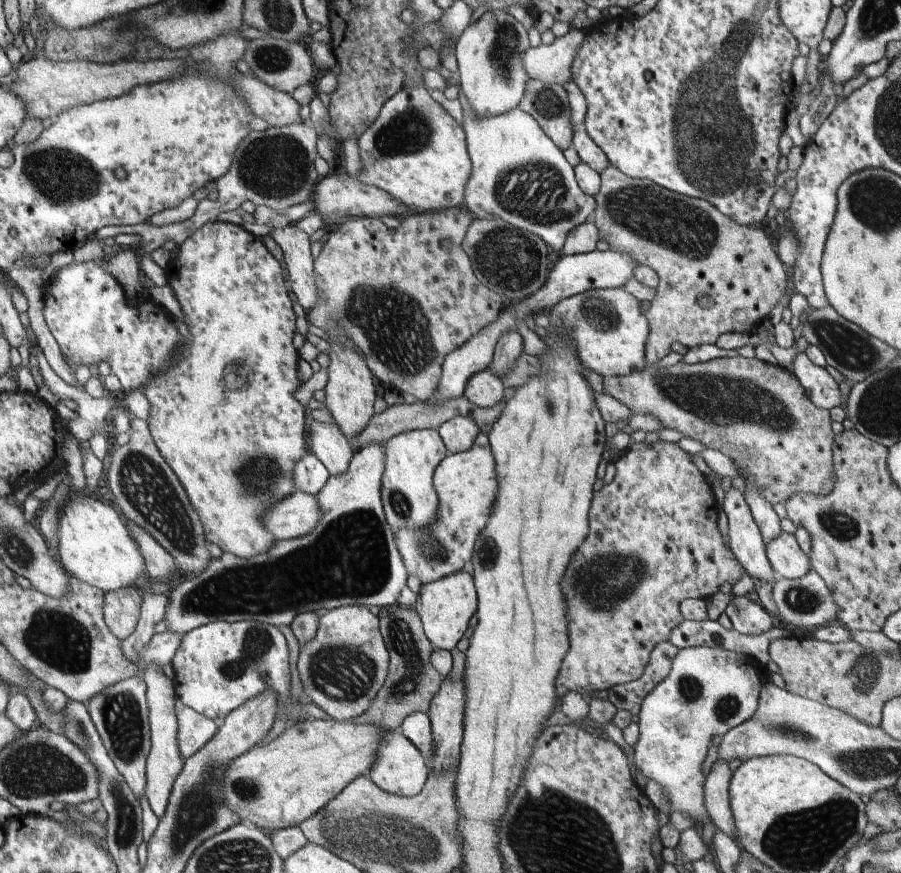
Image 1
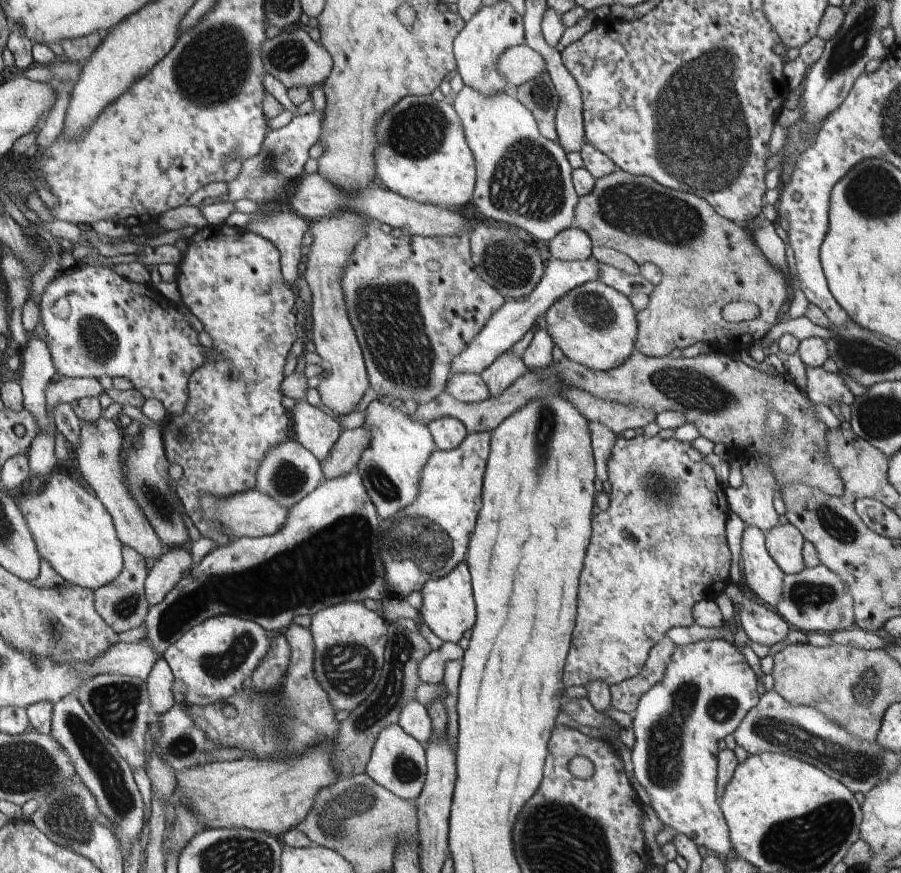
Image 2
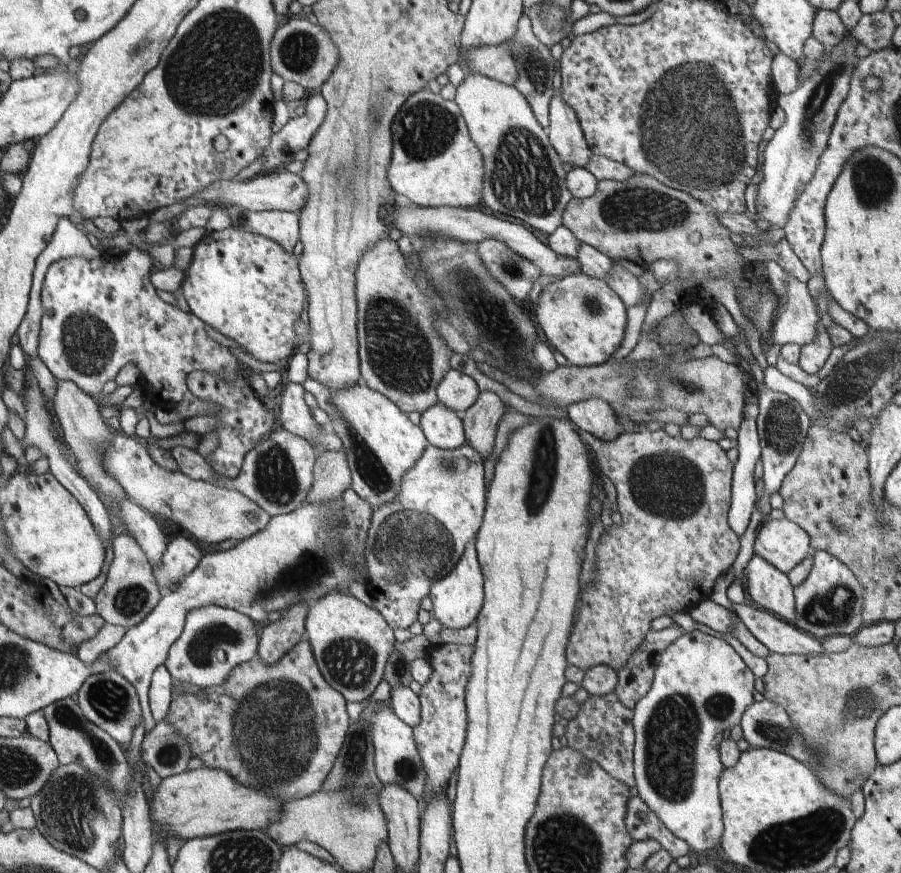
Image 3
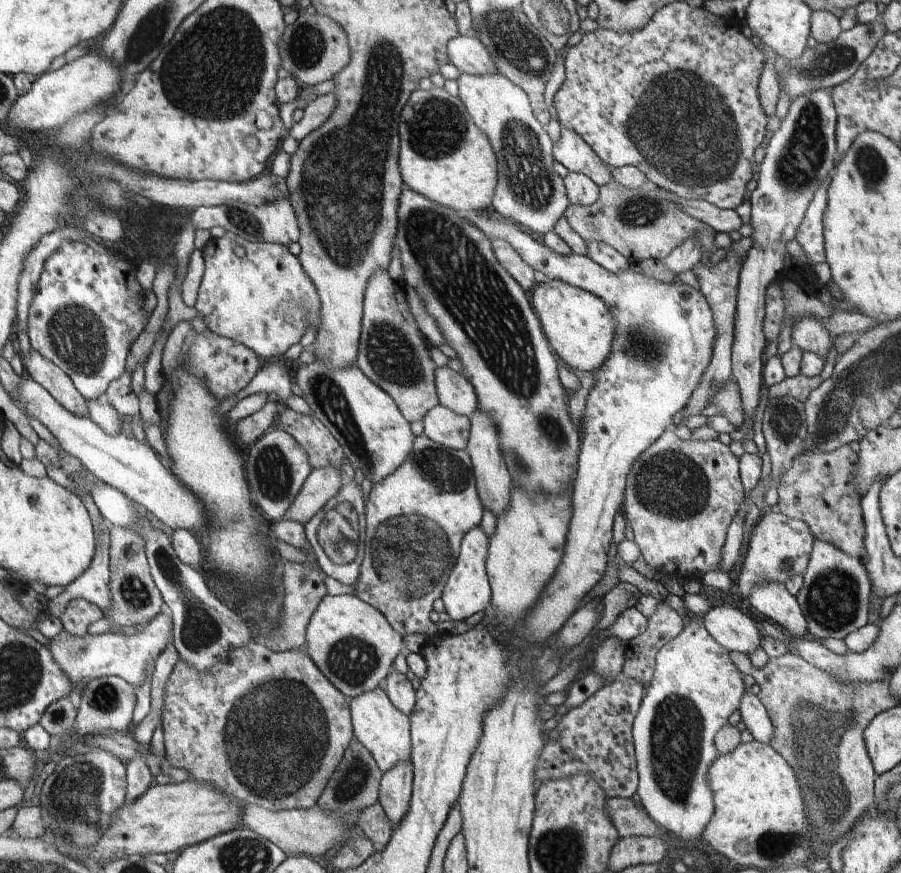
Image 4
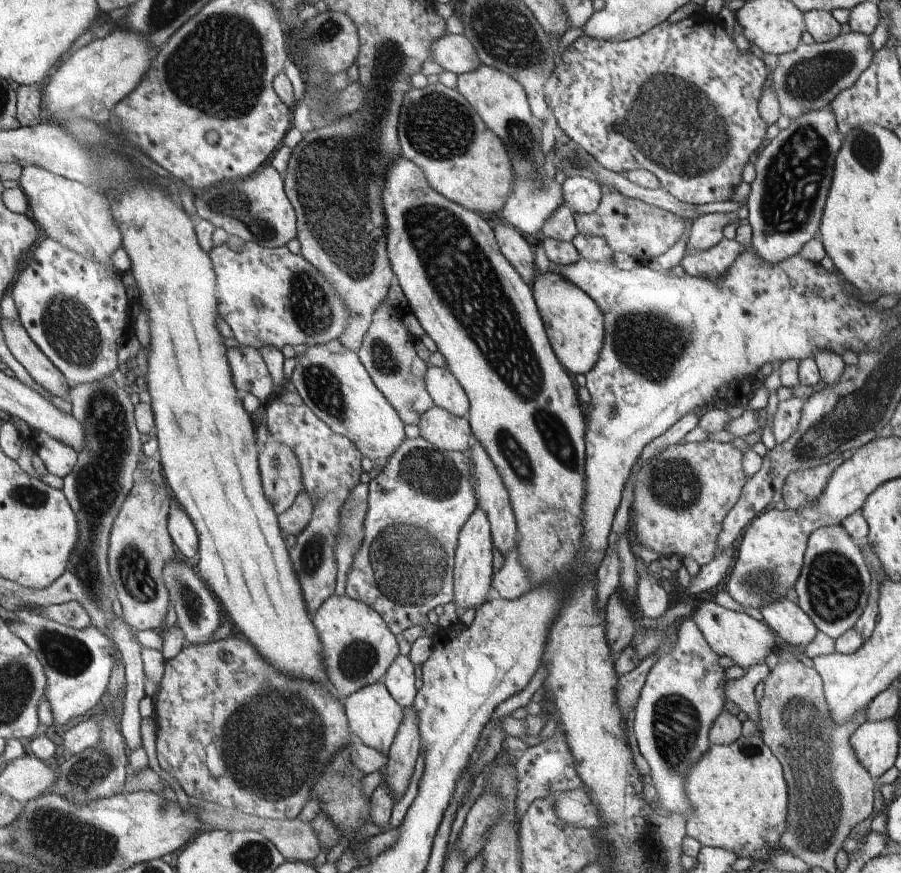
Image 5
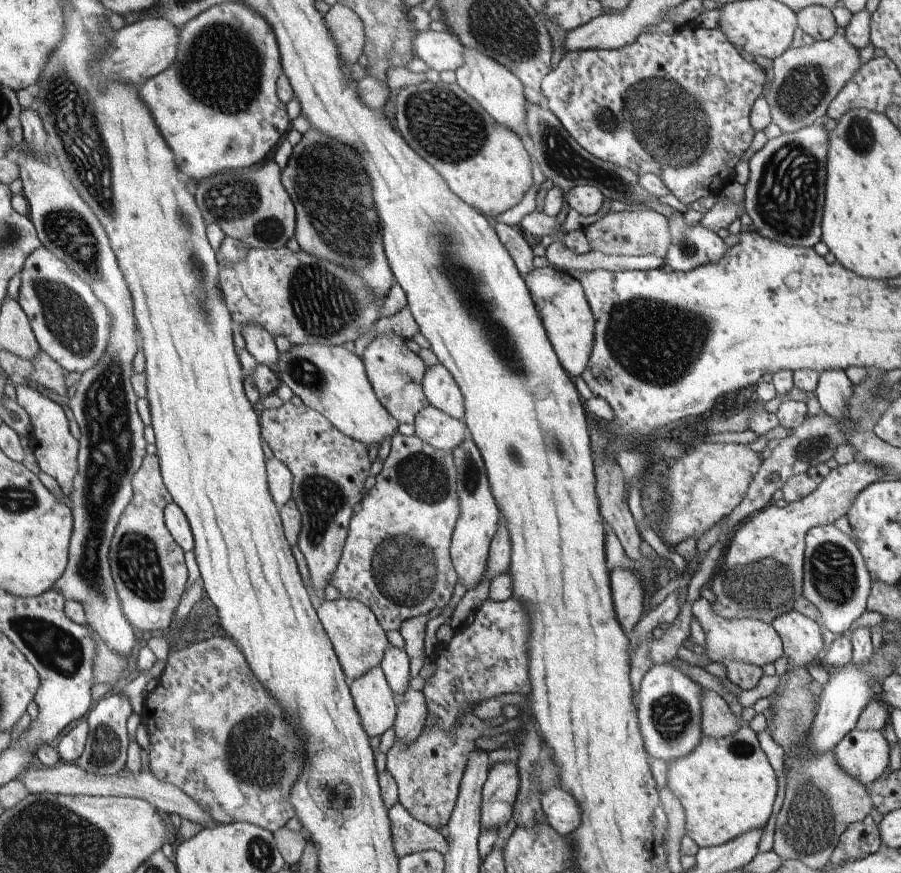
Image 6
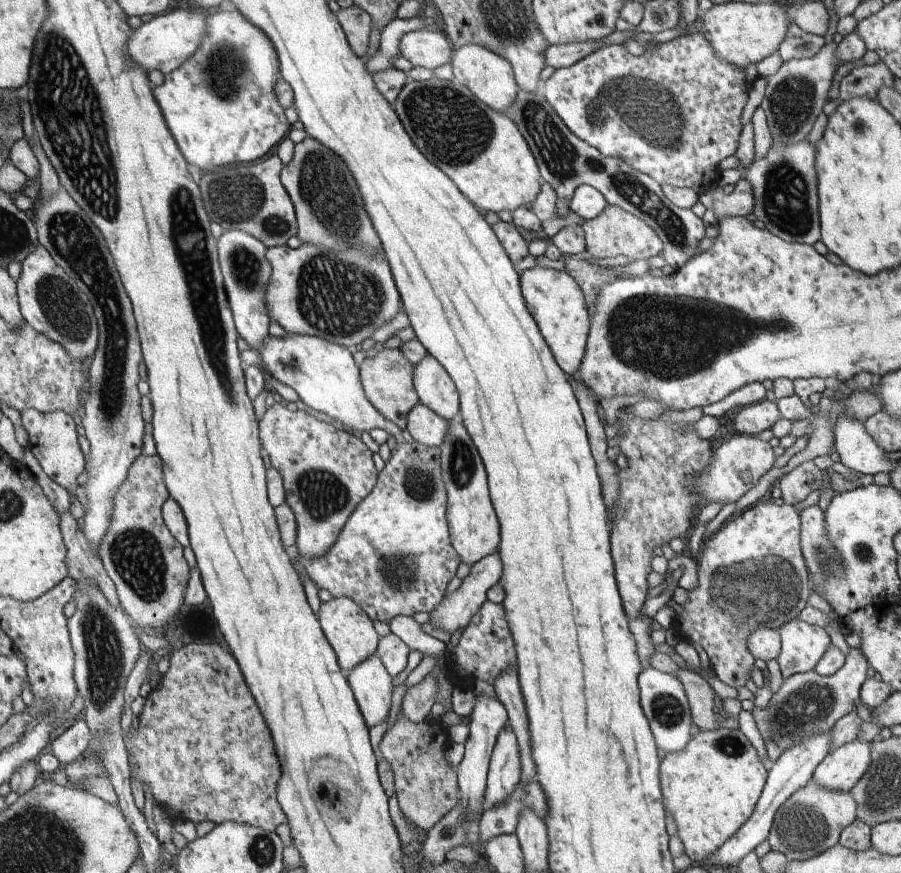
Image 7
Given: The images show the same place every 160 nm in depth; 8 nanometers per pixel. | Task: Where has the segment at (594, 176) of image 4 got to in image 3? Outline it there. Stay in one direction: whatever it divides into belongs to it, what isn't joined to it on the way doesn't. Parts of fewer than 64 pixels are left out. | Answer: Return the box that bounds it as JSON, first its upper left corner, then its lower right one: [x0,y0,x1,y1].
[549,90,592,167]

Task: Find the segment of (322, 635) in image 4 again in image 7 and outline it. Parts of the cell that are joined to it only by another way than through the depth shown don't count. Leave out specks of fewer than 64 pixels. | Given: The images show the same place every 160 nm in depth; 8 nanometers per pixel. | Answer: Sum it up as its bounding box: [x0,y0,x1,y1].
[318,597,382,673]

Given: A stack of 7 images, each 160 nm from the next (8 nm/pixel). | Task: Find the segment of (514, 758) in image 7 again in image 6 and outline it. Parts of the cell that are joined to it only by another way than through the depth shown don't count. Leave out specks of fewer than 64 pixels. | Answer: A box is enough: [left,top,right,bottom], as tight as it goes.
[482,762,519,832]

